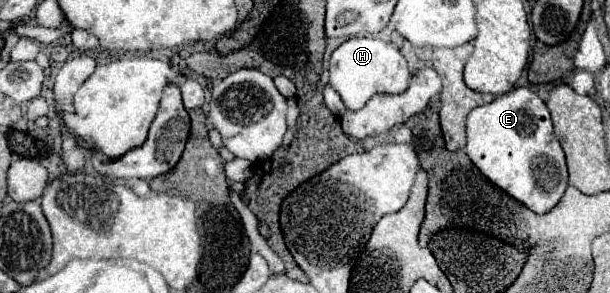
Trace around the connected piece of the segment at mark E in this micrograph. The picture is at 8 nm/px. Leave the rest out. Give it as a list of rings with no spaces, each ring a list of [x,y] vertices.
[[[525,86],[513,88],[507,94],[497,96],[491,104],[485,104],[485,106],[479,106],[479,108],[471,110],[471,114],[467,116],[467,146],[465,146],[465,152],[467,152],[469,160],[495,186],[505,190],[515,200],[523,202],[535,214],[543,214],[549,208],[553,208],[561,200],[561,196],[567,188],[565,154],[561,150],[561,144],[559,144],[557,136],[553,134],[553,124],[551,124],[549,110],[547,110],[545,102],[533,90],[529,90]]]

